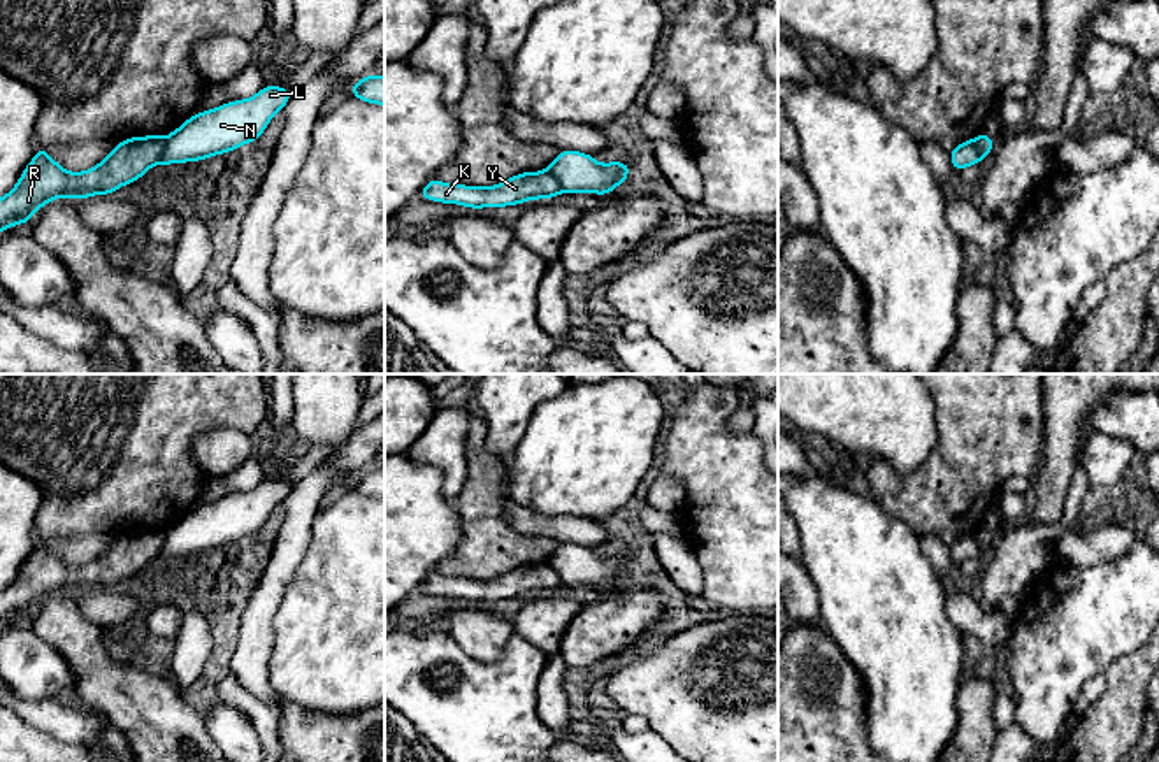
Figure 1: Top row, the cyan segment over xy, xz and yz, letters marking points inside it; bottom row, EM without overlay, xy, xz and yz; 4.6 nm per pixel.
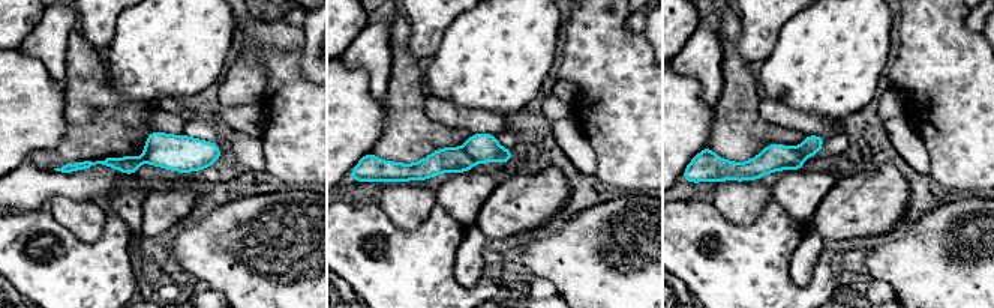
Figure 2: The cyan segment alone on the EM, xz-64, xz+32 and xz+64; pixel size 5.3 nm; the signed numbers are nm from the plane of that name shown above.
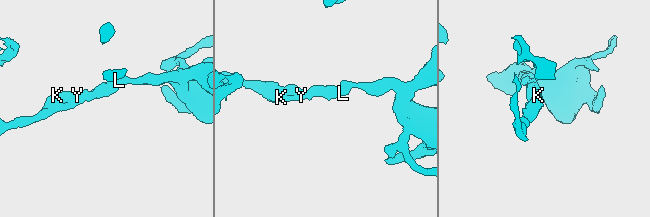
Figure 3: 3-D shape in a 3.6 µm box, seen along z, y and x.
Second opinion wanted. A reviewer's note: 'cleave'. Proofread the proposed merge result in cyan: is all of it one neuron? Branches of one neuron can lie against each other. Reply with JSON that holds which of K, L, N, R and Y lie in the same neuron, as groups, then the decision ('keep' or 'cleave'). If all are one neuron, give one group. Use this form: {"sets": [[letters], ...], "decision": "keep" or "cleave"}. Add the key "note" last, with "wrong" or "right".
{"sets": [["K", "R", "Y"], ["L", "N"]], "decision": "cleave", "note": "right"}

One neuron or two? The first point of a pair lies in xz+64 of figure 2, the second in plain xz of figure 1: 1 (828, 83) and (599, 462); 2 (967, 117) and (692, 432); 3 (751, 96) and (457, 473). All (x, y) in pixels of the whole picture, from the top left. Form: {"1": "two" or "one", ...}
{"1": "one", "2": "one", "3": "two"}

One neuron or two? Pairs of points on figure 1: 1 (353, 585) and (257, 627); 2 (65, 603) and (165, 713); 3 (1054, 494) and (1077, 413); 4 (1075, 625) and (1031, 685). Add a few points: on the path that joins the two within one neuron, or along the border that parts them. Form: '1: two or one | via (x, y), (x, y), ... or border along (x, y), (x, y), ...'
1: two | border along (288, 582), (273, 618), (273, 646), (267, 661)
2: one | via (72, 634), (134, 699)
3: one | via (1054, 474), (1061, 432)
4: one | via (1061, 639), (1049, 657), (1045, 671)

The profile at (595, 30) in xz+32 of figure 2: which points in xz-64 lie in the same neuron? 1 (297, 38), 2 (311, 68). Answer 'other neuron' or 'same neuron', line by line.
1: other neuron
2: other neuron

